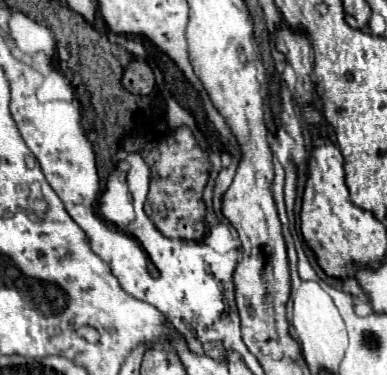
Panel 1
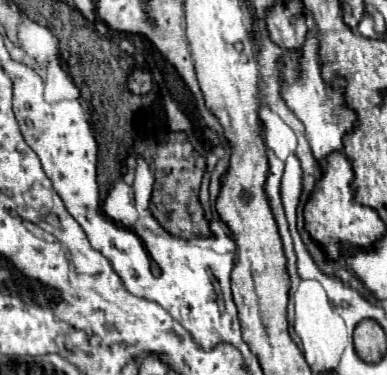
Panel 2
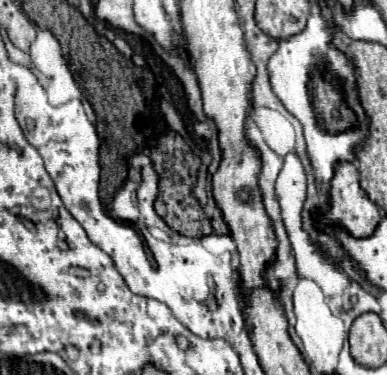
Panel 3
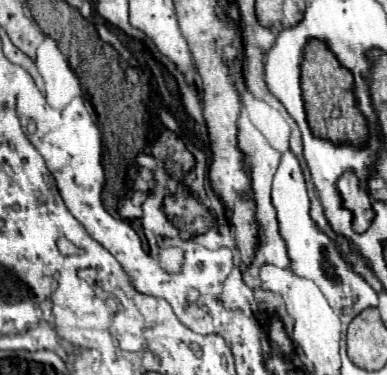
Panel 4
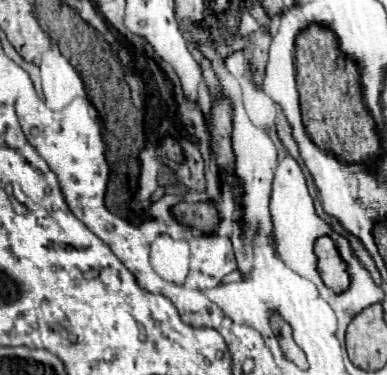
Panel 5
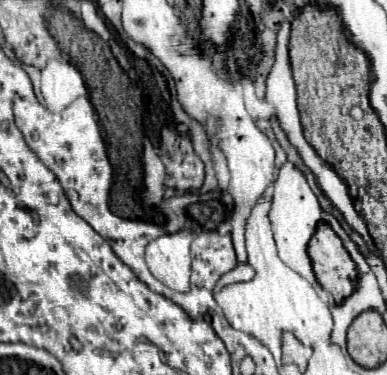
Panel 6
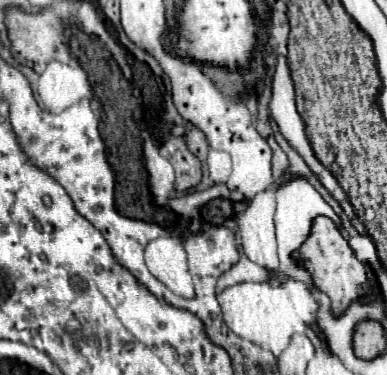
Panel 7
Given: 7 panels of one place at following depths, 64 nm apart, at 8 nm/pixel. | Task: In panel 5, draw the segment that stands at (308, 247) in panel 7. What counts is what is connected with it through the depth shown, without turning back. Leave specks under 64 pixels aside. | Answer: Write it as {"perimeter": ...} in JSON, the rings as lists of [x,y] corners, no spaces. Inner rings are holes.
{"perimeter":[[[322,236],[320,240],[316,240],[314,252],[318,256],[318,272],[324,284],[334,292],[342,292],[344,288],[348,288],[350,278],[346,272],[346,264],[340,260],[334,242],[328,236]]]}

